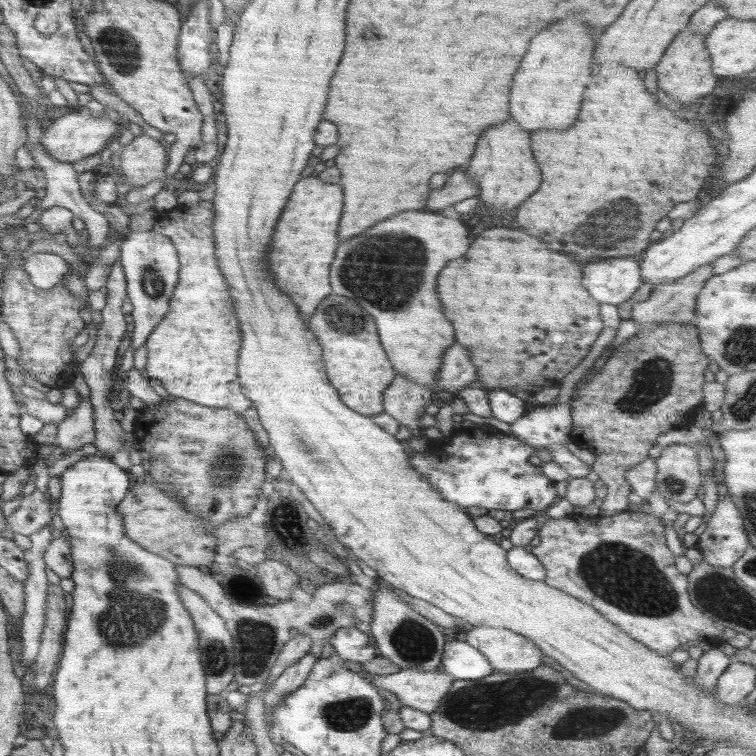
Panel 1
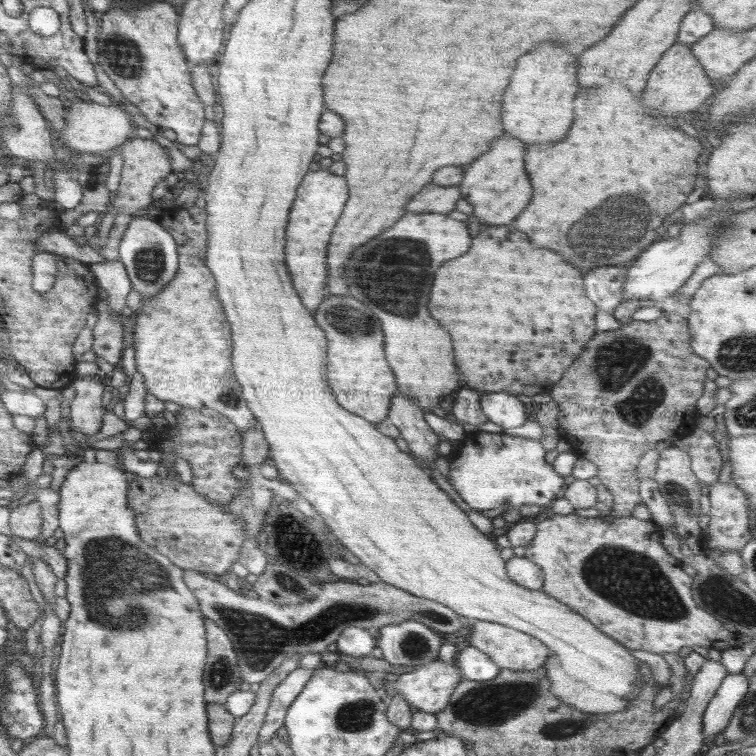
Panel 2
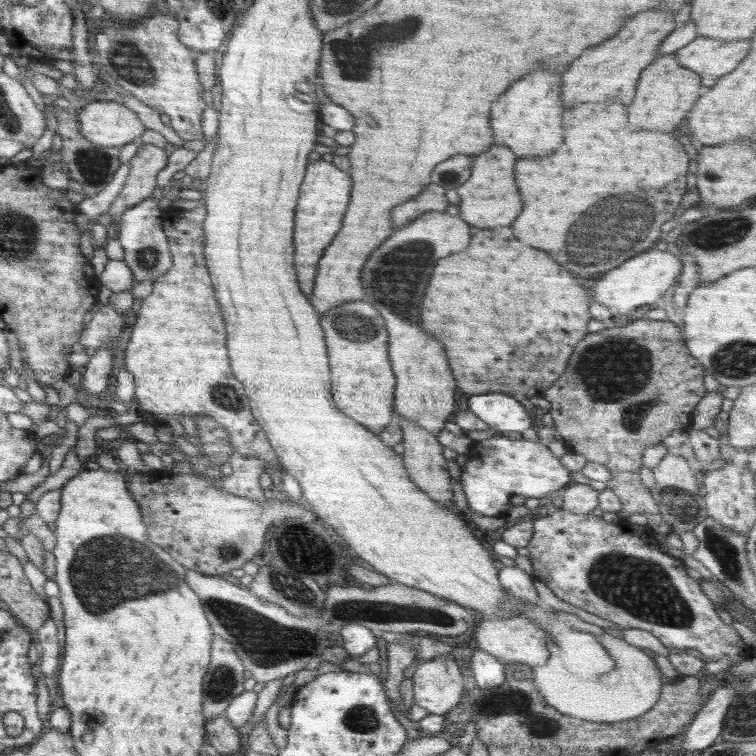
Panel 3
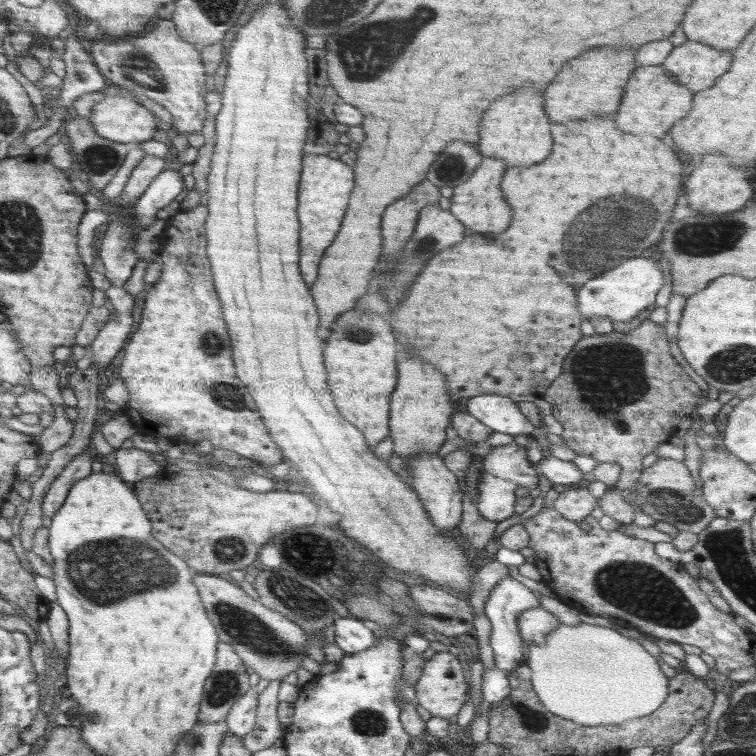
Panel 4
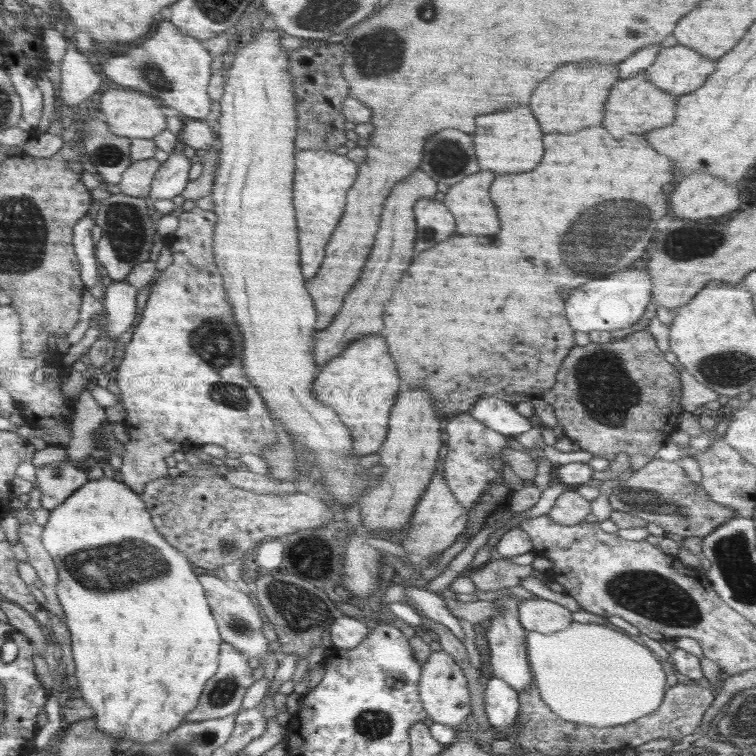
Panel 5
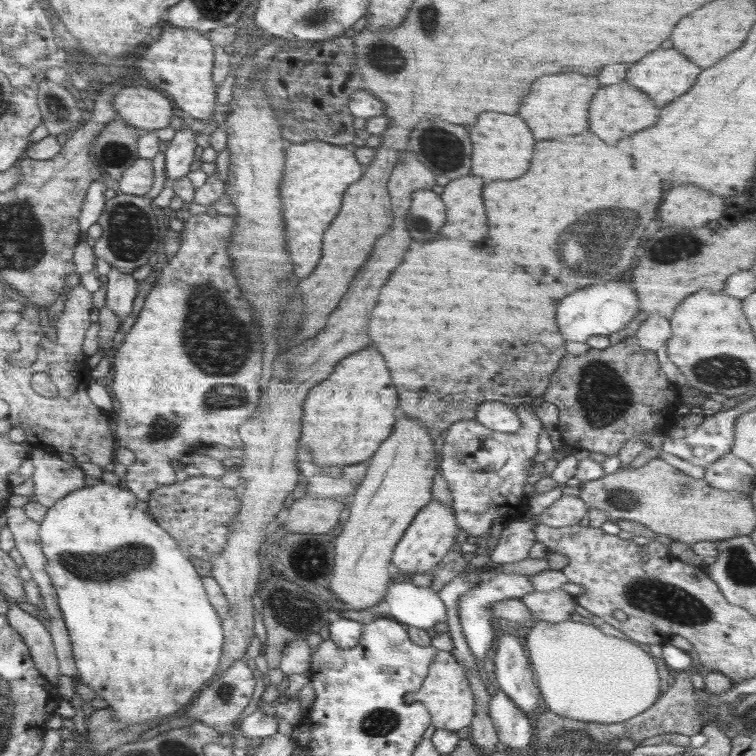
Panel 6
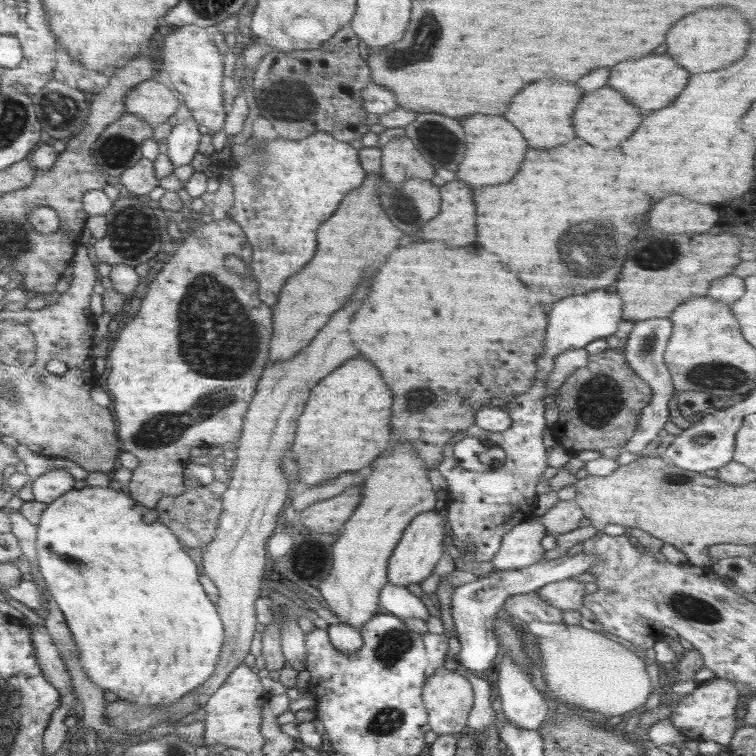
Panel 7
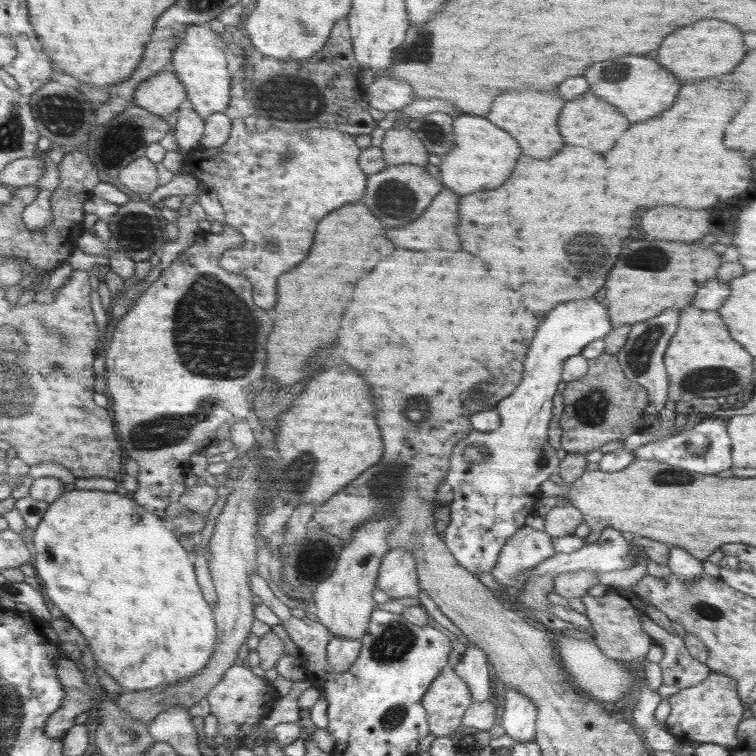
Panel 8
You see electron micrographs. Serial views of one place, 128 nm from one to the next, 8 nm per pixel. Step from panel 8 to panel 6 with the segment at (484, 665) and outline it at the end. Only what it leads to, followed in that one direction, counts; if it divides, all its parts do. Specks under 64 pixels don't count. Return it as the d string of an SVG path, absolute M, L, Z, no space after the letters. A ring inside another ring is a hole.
M499 572L495 574L493 578L486 582L479 582L474 590L469 590L466 594L463 594L460 598L460 610L459 621L462 625L462 634L466 638L466 644L472 652L474 658L478 657L480 660L484 660L487 652L494 644L495 630L492 629L492 618L494 618L489 606L494 602L500 602L500 600L520 598L522 595L531 593L534 591L533 580L531 578L537 574L514 574L513 572Z

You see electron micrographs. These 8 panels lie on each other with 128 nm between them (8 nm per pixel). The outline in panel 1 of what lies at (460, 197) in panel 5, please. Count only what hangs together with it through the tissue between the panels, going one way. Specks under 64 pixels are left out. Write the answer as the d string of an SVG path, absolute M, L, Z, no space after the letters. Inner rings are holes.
M514 120L486 128L480 134L478 148L468 166L468 178L476 180L477 198L494 214L504 214L516 208L536 192L542 180L538 162L534 160L530 150L530 134L524 132Z

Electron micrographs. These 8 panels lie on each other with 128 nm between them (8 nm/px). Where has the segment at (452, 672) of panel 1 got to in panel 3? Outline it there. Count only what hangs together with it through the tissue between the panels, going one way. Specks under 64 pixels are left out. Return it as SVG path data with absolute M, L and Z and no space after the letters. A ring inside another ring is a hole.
M476 650L469 661L472 677L476 681L478 688L490 689L498 688L504 684L506 678L505 665L498 658Z

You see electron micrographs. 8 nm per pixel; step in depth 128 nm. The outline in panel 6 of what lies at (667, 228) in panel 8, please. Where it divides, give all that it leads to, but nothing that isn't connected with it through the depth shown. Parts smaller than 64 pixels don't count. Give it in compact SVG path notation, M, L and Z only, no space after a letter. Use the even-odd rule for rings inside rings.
M692 184L672 188L660 206L662 226L702 228L710 220L720 218L722 212L724 200L720 196L708 194Z

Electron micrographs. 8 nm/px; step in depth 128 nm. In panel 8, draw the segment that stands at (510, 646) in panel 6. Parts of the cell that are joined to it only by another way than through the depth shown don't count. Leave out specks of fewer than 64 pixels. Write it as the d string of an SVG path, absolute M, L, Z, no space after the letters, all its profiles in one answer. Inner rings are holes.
M505 686L506 696L499 703L499 721L508 736L515 742L534 741L535 723L538 715L536 706L516 689Z

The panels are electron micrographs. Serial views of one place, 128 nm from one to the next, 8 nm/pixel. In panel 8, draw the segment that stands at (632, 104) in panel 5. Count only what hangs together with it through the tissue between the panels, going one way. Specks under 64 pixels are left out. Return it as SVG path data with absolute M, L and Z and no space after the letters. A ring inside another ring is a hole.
M590 92L568 102L560 114L558 120L560 134L564 136L564 142L570 146L584 146L594 152L608 152L614 148L616 140L630 128L628 120L624 120L624 113L613 104L600 100L598 96L592 96Z

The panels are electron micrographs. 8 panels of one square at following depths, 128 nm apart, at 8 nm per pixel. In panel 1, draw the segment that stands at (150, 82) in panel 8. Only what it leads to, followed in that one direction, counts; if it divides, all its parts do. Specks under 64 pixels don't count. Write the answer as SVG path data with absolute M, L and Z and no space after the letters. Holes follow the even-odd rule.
M78 105L71 106L71 113L67 113L60 118L57 118L47 129L43 131L43 136L39 139L41 145L45 148L46 153L56 159L56 161L76 163L87 157L101 153L104 150L105 144L111 140L115 142L120 135L124 126L114 123L109 116L92 117L92 114L86 108Z

